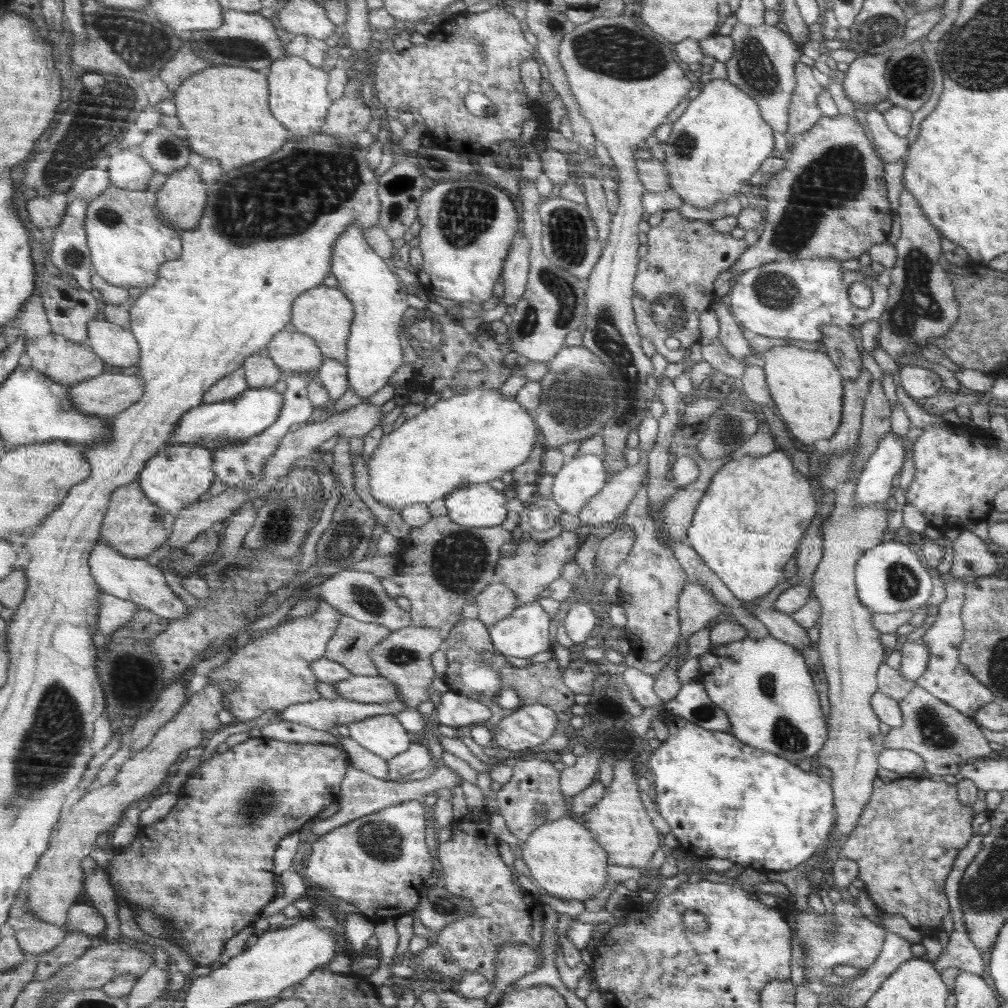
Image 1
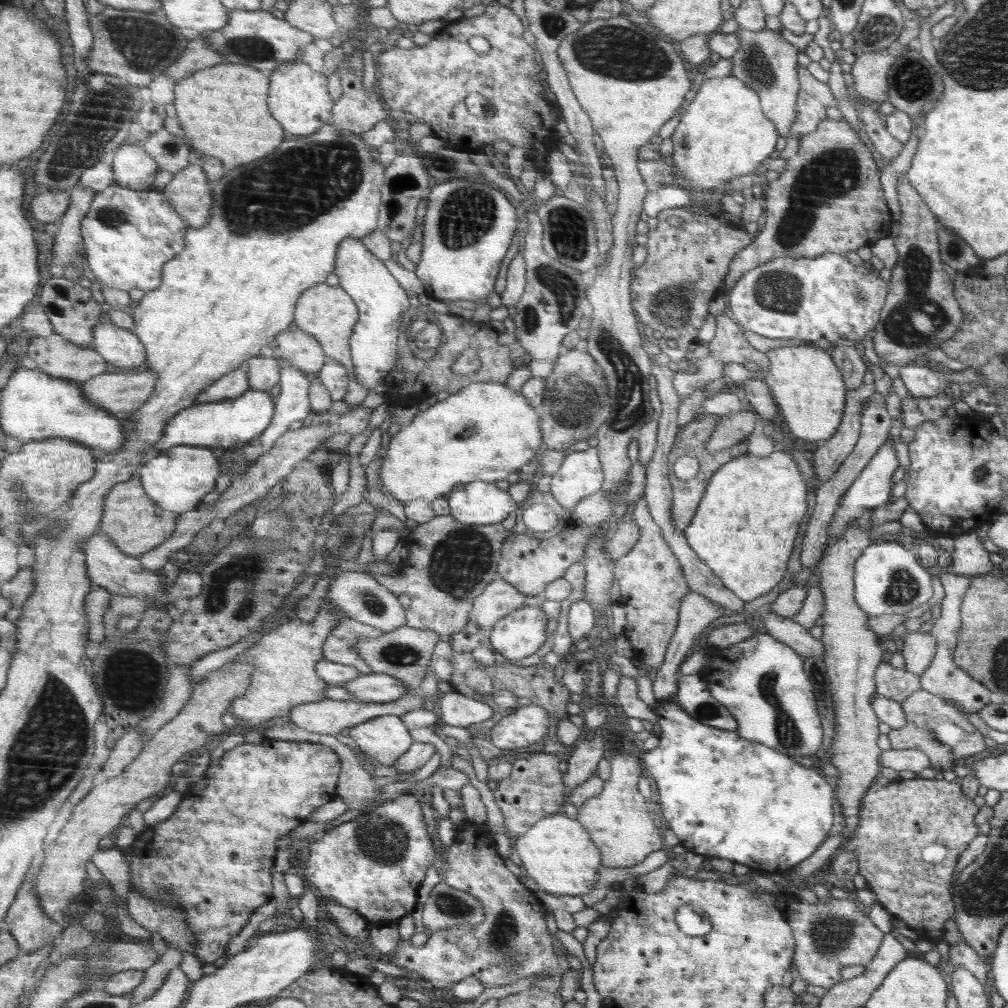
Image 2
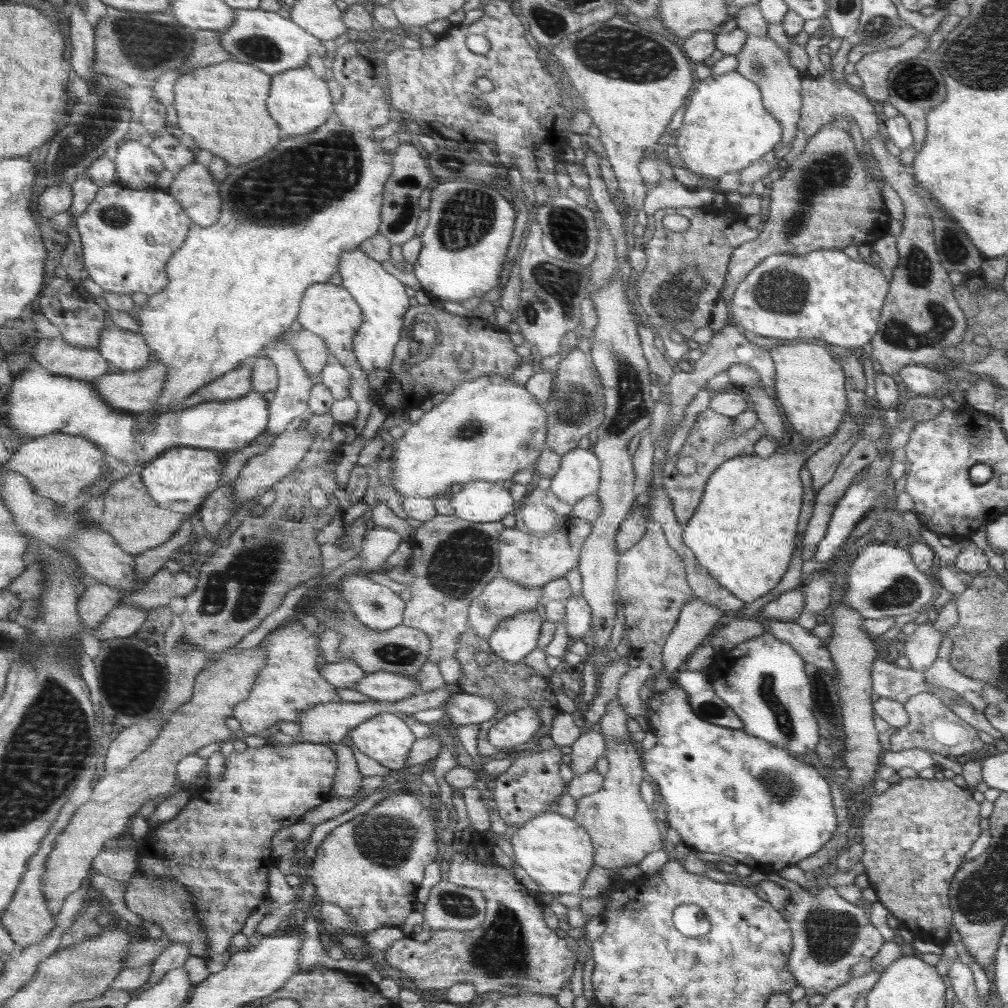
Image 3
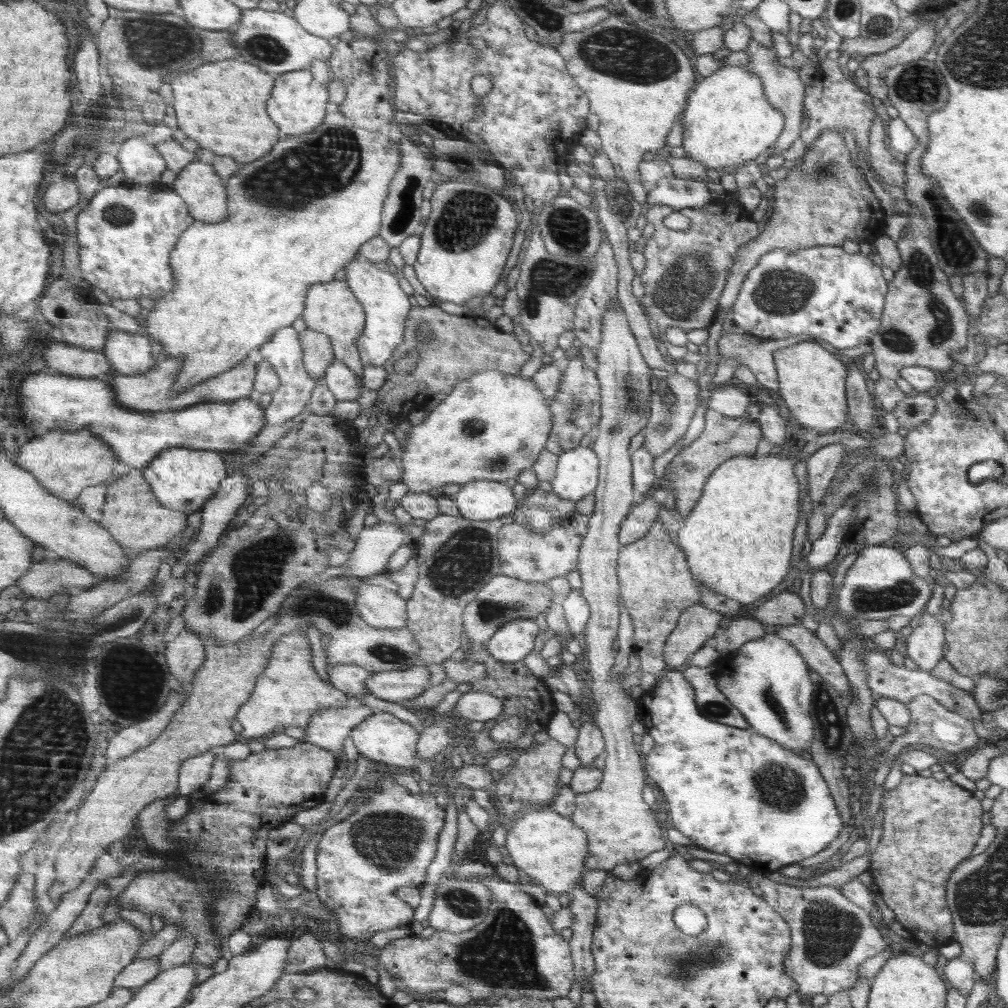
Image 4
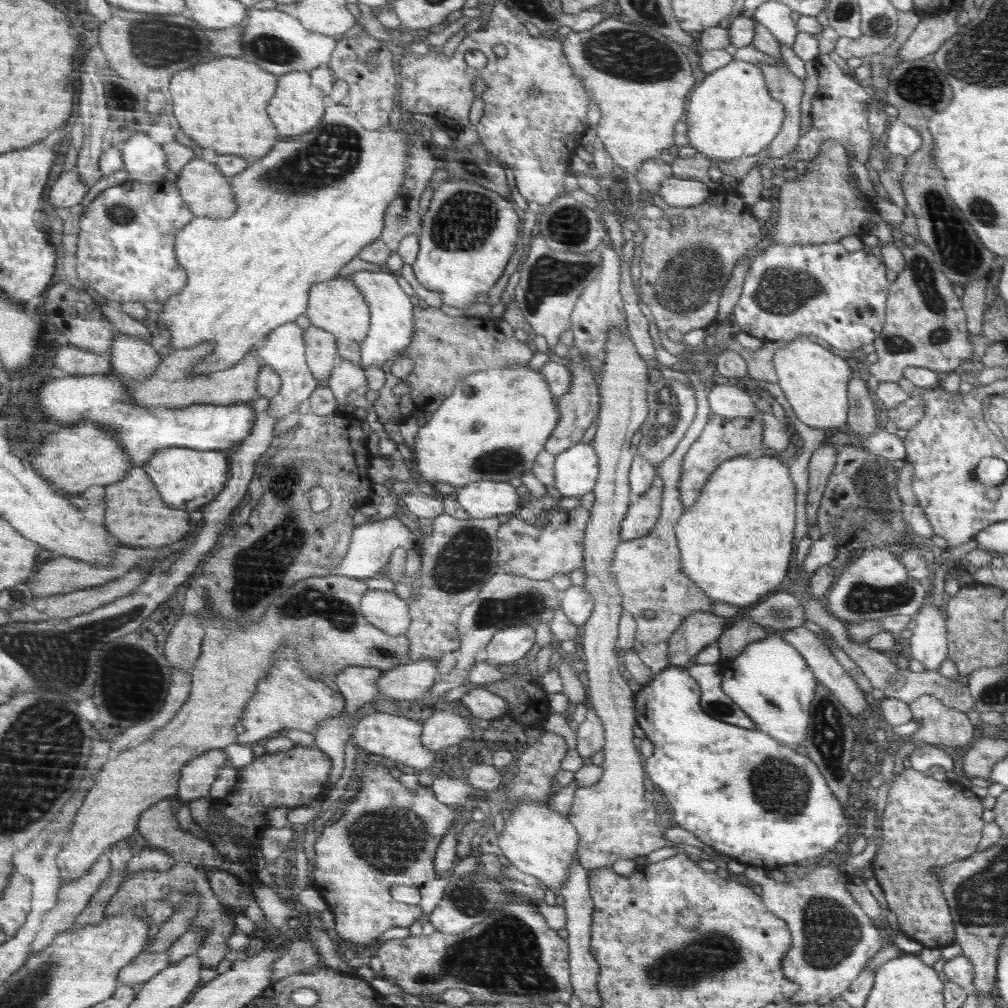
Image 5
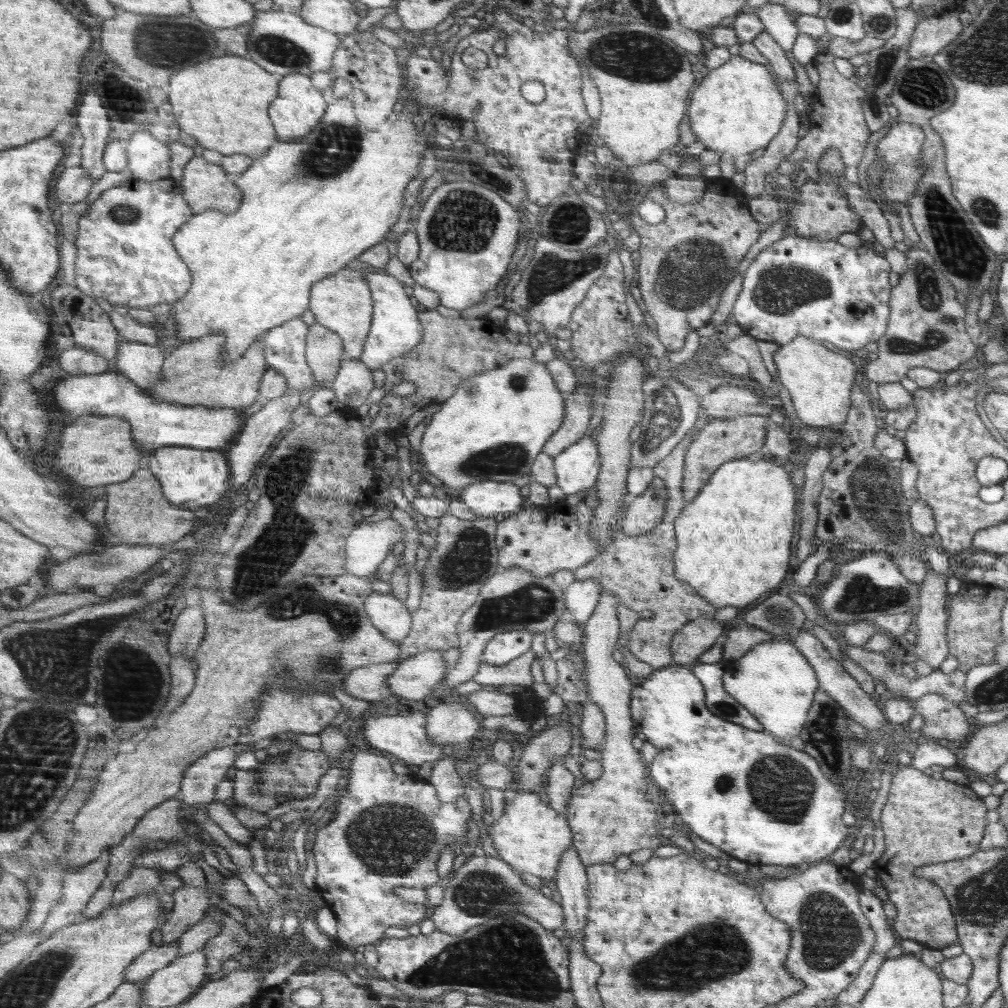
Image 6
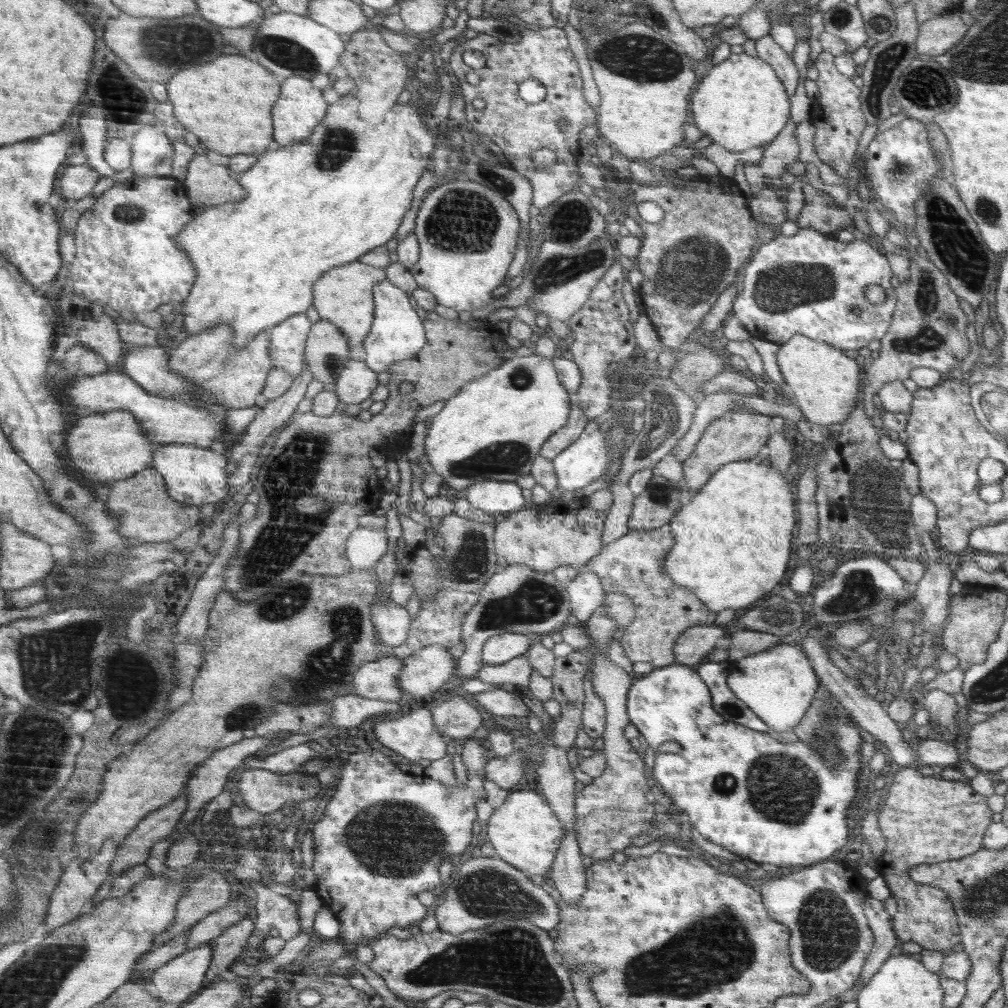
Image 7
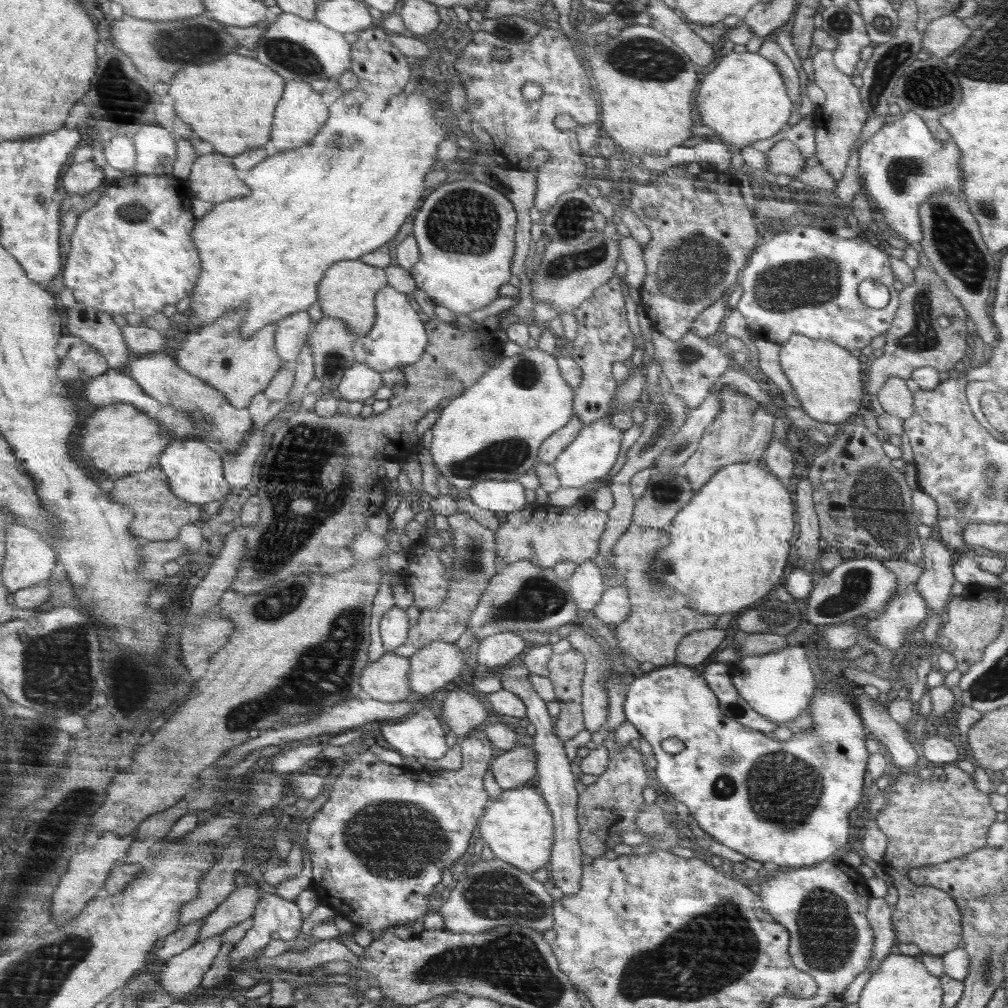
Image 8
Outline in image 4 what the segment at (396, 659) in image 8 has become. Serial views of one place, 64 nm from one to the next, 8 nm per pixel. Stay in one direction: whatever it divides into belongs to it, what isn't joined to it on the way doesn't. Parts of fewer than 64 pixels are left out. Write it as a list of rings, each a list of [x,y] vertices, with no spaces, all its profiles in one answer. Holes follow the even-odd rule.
[[[336,660],[332,662],[332,669],[328,669],[327,673],[330,684],[350,696],[369,694],[365,687],[365,680],[374,674],[361,666],[348,664],[345,661],[342,661],[340,666],[340,662]]]

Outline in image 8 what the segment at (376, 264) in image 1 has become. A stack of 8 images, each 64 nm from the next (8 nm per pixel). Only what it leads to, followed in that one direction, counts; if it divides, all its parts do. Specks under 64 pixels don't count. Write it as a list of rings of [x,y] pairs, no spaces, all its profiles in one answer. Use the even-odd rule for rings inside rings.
[[[392,287],[382,288],[377,292],[376,323],[368,335],[361,339],[365,350],[364,362],[376,372],[383,373],[396,366],[402,368],[404,365],[416,363],[425,354],[424,348],[429,346],[429,340],[426,340],[428,330],[424,330],[424,322],[412,310],[406,296],[407,294],[396,292]]]

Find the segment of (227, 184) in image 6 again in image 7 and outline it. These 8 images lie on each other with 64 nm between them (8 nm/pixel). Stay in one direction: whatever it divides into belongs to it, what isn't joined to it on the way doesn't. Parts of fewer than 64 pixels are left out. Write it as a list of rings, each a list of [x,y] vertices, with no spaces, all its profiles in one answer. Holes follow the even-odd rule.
[[[206,152],[198,153],[184,180],[189,187],[189,197],[194,208],[203,204],[205,208],[239,204],[248,194],[232,167],[214,164]]]

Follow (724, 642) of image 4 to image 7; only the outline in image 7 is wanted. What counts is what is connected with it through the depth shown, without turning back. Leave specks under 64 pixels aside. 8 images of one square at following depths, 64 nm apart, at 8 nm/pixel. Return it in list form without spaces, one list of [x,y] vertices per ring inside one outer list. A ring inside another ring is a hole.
[[[742,628],[741,631],[736,631],[731,635],[731,644],[727,648],[728,660],[730,662],[742,660],[745,656],[757,653],[784,641],[786,640],[767,632]]]

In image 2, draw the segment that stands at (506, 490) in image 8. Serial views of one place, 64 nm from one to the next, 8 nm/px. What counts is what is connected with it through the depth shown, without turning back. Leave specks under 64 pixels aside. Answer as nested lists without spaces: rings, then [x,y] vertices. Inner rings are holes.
[[[474,481],[473,483],[465,484],[462,490],[455,489],[454,492],[449,493],[446,499],[449,504],[450,515],[463,523],[476,525],[502,522],[510,512],[514,512],[516,508],[522,506],[521,504],[516,504],[516,502],[510,498],[508,491],[498,490],[498,488],[494,486],[494,483],[484,481]]]

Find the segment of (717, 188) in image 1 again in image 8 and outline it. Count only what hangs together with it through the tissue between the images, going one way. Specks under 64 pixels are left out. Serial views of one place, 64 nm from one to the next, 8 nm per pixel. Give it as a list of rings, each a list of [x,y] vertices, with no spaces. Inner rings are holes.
[[[736,53],[722,57],[712,72],[702,79],[698,91],[699,124],[712,128],[726,144],[743,149],[756,140],[766,140],[788,127],[793,101],[788,95],[781,70],[760,53]]]

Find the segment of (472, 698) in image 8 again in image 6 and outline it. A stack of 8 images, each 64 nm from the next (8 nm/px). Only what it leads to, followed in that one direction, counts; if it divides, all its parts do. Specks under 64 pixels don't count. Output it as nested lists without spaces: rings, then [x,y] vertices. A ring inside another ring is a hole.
[[[440,703],[428,713],[429,738],[442,748],[475,741],[482,727],[470,711],[460,703]]]

